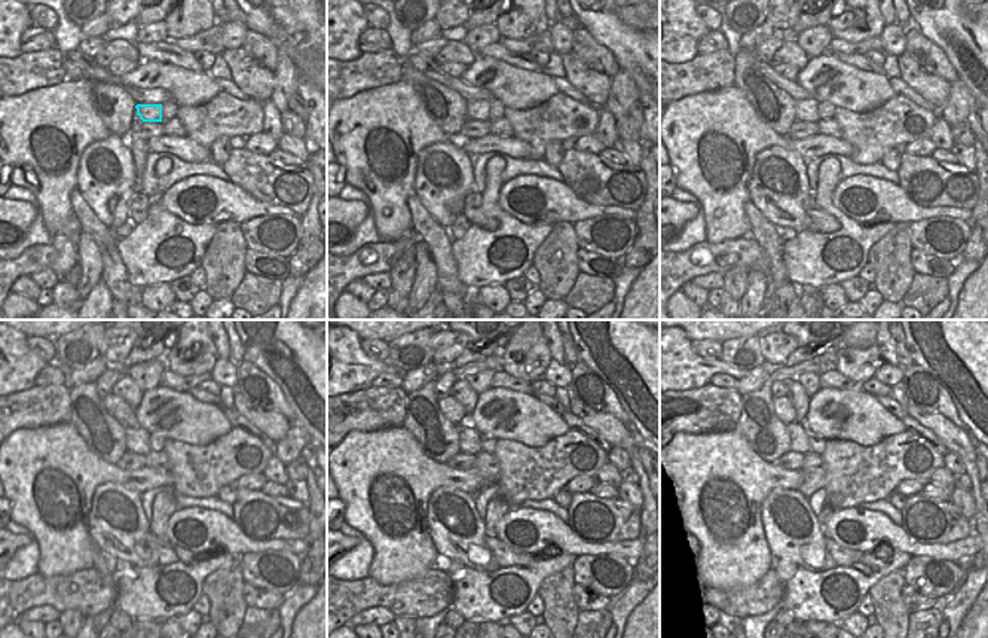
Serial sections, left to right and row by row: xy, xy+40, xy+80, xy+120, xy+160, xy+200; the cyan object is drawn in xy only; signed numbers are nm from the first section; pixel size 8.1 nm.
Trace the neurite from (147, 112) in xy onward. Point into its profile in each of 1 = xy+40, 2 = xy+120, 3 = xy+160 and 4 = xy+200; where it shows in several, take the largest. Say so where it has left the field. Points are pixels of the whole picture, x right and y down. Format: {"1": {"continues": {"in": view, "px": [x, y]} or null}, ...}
{"1": {"continues": {"in": "xy+40", "px": [479, 110]}}, "2": {"continues": {"in": "xy+120", "px": [137, 439]}}, "3": {"continues": {"in": "xy+160", "px": [468, 437]}}, "4": {"continues": {"in": "xy+200", "px": [798, 433]}}}

